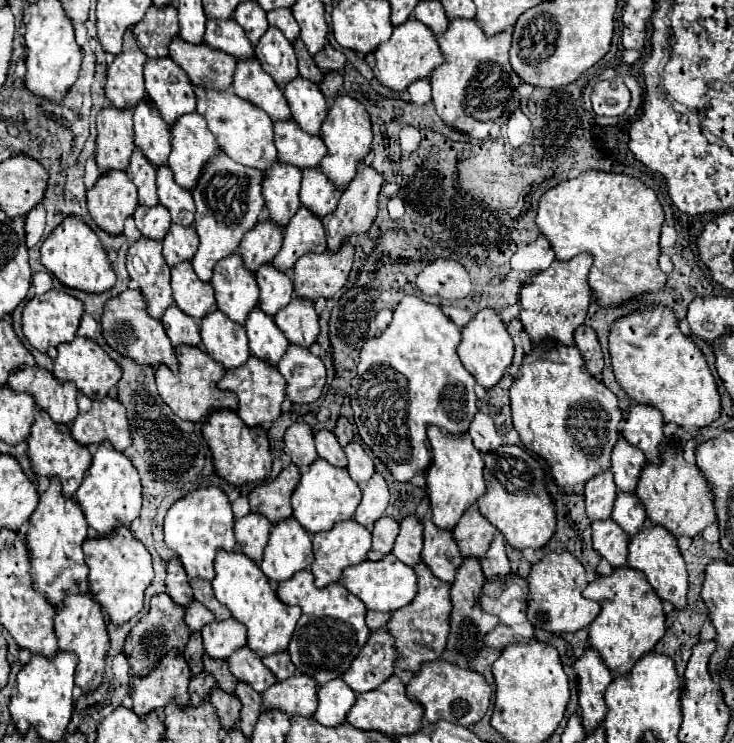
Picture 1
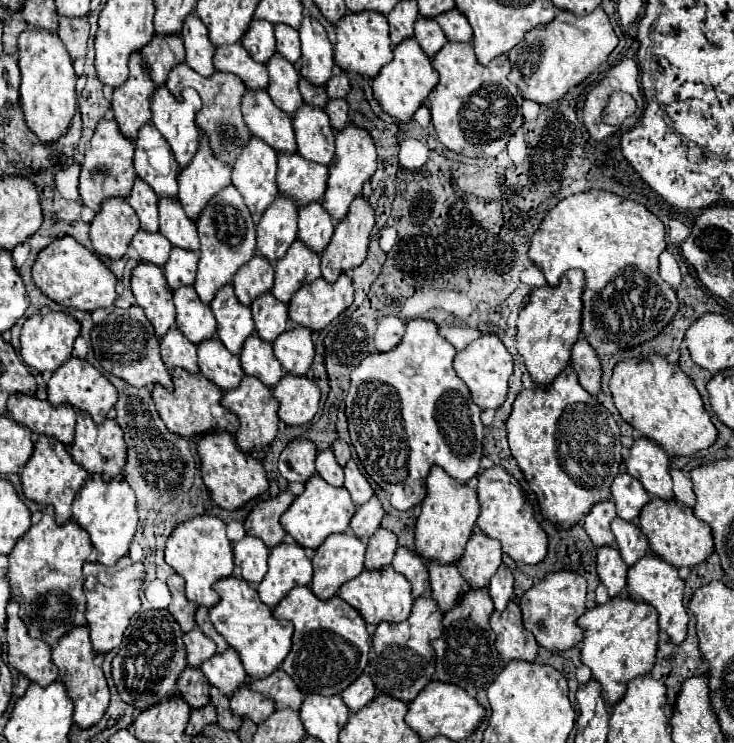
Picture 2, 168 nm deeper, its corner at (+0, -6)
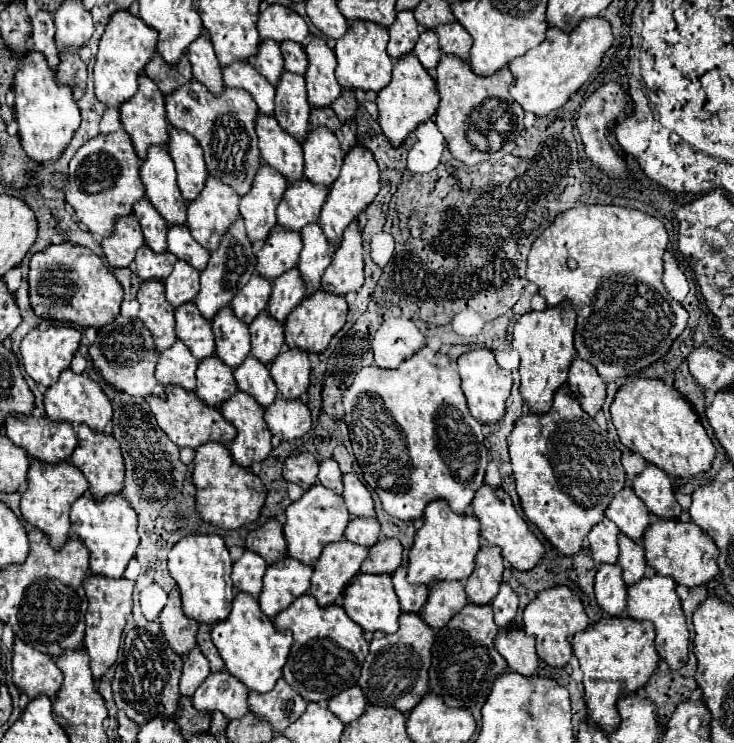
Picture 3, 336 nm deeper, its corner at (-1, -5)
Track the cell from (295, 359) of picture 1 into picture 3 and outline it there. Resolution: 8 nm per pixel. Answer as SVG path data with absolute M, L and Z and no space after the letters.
M278 396L264 412L264 420L268 422L268 428L272 430L272 436L278 440L294 440L304 436L310 426L310 410L300 398L282 398Z

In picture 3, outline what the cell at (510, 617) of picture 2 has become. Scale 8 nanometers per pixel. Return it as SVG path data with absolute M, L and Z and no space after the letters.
M508 628L498 632L494 638L496 650L506 658L510 670L520 672L522 676L532 676L538 666L536 656L536 638L528 636L520 628Z

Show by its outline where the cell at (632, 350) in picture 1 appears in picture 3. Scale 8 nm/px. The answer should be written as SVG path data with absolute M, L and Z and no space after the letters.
M628 376L626 384L622 384L614 396L610 414L622 444L632 452L642 454L646 462L656 464L666 474L696 476L712 466L716 456L712 438L702 426L692 404L676 390L676 386L666 386L660 378Z

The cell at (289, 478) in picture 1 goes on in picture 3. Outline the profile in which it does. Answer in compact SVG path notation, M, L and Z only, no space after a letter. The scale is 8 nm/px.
M268 518L266 524L248 532L246 548L258 552L266 562L276 562L286 556L286 540L278 518Z

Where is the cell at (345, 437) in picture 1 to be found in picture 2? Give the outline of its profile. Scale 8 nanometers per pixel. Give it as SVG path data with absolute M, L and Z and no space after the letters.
M337 439L335 443L333 443L333 453L335 453L335 459L337 459L337 463L343 467L347 461L349 461L349 457L351 457L351 449L349 449L349 445L345 443L345 441L341 441L341 439Z

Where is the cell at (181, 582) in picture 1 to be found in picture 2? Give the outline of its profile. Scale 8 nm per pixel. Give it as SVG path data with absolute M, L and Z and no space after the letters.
M173 573L167 581L169 591L171 591L171 603L169 603L169 613L175 617L175 621L181 625L181 631L187 633L195 627L195 605L187 601L185 597L185 581Z

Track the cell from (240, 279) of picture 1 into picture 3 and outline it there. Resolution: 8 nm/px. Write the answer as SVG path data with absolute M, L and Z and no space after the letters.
M224 306L212 320L216 336L216 354L232 368L238 368L250 354L250 330L246 322L238 322L234 310Z

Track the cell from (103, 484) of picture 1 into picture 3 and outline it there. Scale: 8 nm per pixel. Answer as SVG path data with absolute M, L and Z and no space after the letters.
M84 494L72 504L70 520L72 520L72 534L82 538L82 542L90 550L90 572L108 578L120 578L140 542L136 530L138 520L132 504L126 502L122 494L108 494L102 500Z

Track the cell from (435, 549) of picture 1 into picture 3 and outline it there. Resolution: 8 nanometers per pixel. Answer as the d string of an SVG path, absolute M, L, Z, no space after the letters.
M438 580L432 582L428 602L422 608L420 616L432 628L442 628L450 616L462 610L462 606L466 606L466 602L468 598L460 580Z

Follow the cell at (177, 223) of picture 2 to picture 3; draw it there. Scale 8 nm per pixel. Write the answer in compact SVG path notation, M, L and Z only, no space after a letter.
M174 224L168 228L168 250L180 260L190 262L196 270L204 270L210 256L210 252L190 236L186 224Z

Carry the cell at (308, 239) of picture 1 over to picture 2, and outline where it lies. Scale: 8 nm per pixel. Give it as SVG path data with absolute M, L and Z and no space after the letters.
M295 241L285 253L285 257L277 261L275 285L271 293L277 295L277 299L287 305L301 285L313 283L315 279L321 277L319 265L321 265L319 255L301 245L301 241Z

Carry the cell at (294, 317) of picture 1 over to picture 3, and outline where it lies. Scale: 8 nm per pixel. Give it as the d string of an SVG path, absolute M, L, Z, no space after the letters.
M300 348L280 352L270 364L270 374L284 398L300 398L310 384L308 352Z

